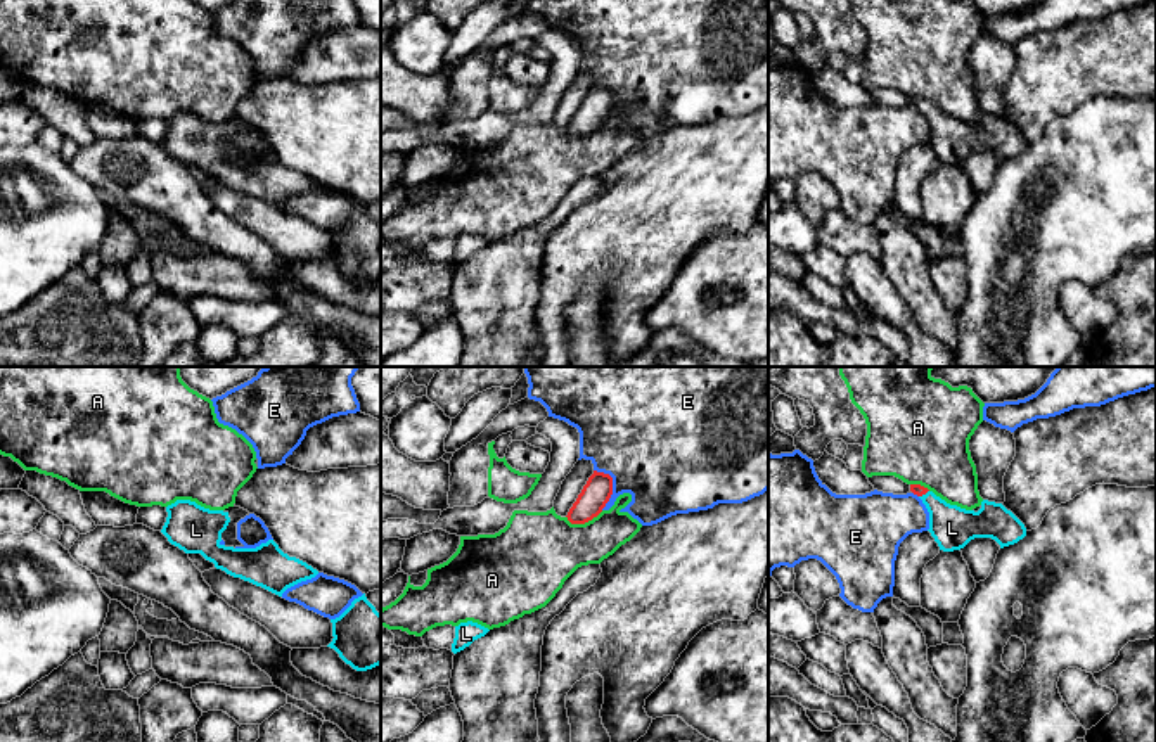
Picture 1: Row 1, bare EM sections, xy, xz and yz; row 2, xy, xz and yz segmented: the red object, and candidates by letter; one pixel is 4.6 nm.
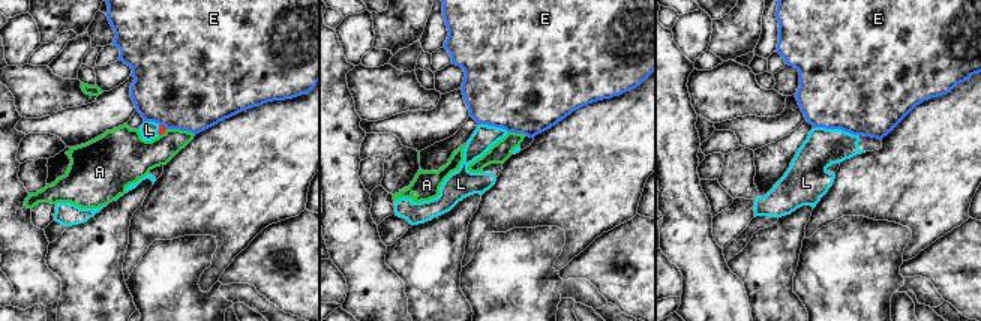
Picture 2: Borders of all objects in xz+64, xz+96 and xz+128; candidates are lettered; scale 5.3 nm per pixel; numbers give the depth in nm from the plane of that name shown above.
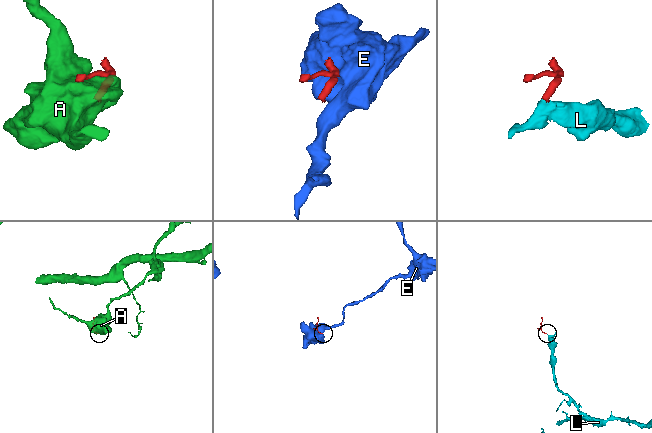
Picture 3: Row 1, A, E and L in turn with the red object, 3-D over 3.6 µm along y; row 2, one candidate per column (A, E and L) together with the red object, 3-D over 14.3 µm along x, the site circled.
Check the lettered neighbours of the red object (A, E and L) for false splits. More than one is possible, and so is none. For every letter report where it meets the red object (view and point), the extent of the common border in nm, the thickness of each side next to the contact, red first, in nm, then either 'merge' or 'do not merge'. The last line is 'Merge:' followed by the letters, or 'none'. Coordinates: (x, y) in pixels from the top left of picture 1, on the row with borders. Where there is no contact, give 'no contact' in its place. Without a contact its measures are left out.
A: contact xz (584, 523); length 180 nm; calibres 140 and 360 nm; do not merge
E: contact xz (611, 485); length 200 nm; calibres 140 and 460 nm; do not merge
L: contact yz (923, 493); length 60 nm; calibres 50 and 200 nm; merge
Merge: L

